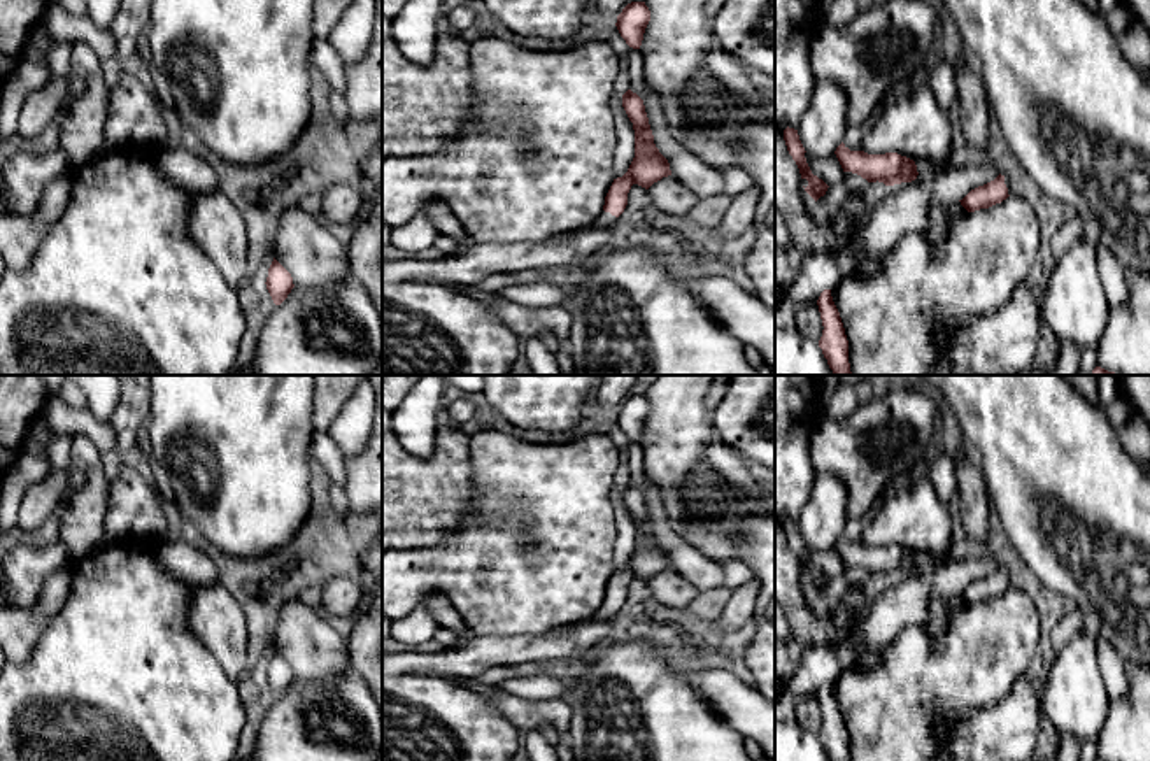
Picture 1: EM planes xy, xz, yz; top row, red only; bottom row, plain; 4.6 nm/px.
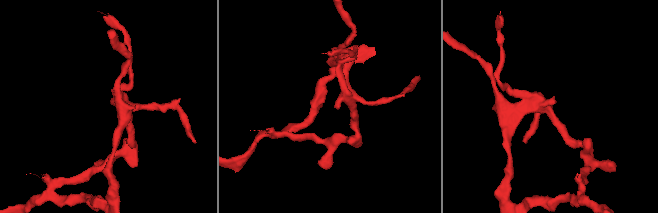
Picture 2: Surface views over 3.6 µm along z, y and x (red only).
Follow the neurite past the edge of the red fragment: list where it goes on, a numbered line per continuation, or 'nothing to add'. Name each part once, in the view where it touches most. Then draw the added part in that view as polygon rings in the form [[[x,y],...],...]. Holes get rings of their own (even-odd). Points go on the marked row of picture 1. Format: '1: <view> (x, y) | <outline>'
1: xz (605, 218) | [[[601,210],[593,226],[614,226],[617,217],[610,212]]]

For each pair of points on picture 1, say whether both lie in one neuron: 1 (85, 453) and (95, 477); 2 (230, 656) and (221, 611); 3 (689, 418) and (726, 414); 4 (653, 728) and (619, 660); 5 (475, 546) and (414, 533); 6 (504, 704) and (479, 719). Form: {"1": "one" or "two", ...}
{"1": "one", "2": "one", "3": "two", "4": "one", "5": "two", "6": "two"}

